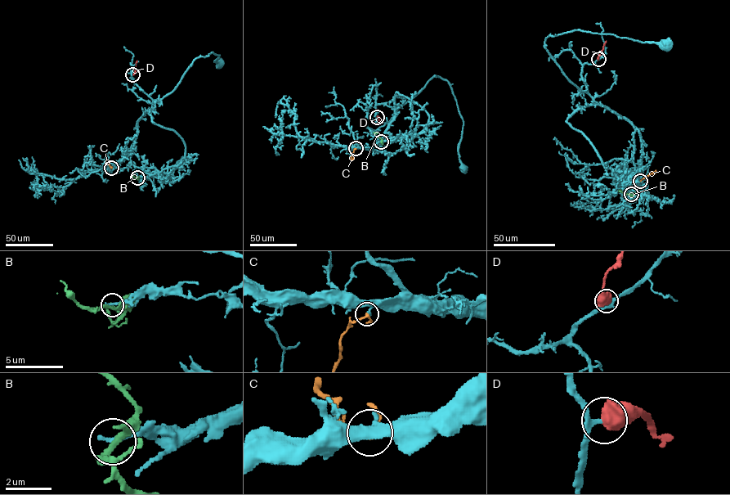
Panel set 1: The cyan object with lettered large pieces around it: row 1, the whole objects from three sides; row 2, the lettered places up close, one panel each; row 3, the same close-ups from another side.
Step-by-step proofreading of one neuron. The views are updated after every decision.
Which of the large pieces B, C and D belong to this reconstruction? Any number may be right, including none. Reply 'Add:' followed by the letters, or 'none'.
Add: none

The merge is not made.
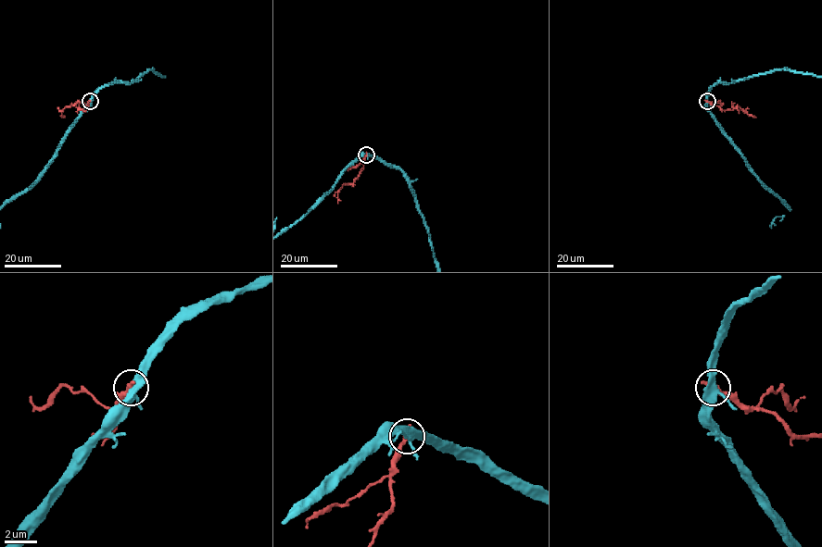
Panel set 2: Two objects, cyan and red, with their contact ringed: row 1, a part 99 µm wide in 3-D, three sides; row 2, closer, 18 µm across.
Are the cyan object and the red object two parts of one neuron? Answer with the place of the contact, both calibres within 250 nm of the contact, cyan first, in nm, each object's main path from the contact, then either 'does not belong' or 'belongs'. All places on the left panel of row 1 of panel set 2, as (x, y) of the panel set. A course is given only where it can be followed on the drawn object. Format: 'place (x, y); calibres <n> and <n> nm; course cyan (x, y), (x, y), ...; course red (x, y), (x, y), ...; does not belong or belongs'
place (90, 101); calibres 400 and 340 nm; course red (90, 101), (85, 109), (66, 106), (62, 118); does not belong

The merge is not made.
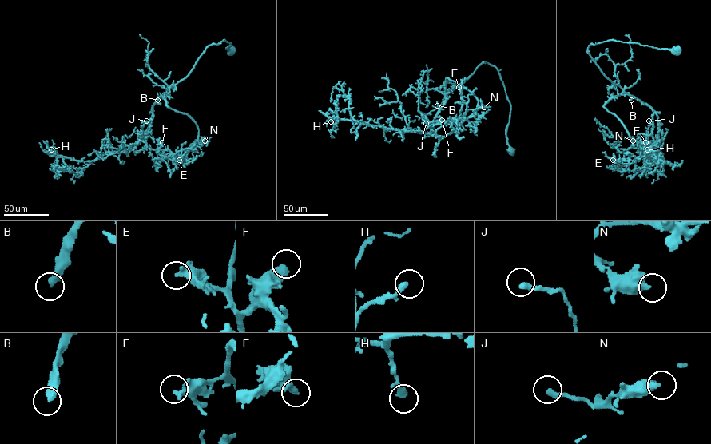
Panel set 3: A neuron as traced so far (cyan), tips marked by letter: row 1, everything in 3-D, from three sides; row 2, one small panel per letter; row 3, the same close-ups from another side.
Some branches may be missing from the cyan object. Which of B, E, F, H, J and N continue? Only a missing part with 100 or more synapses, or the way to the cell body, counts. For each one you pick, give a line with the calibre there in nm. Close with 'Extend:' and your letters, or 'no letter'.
B: calibre 380 nm
Extend: B

